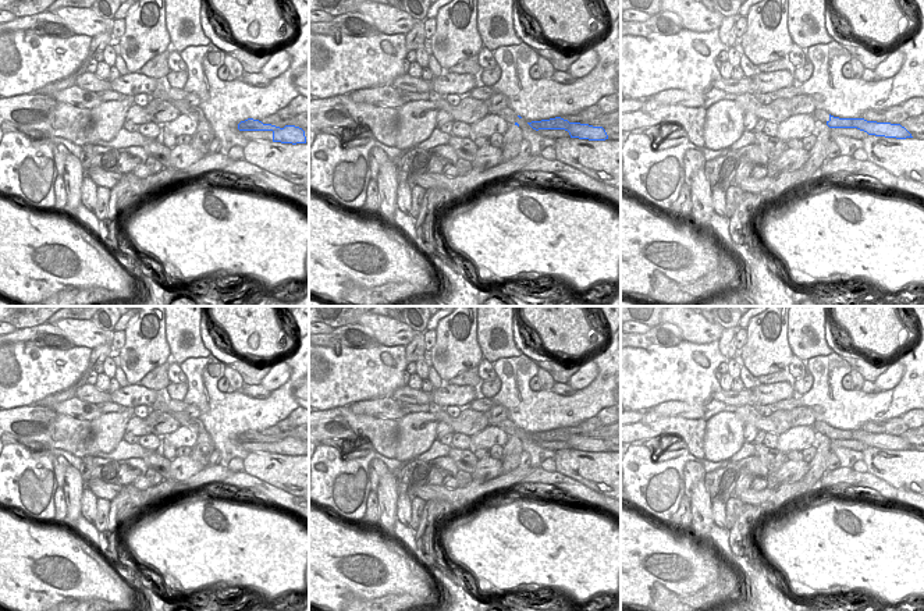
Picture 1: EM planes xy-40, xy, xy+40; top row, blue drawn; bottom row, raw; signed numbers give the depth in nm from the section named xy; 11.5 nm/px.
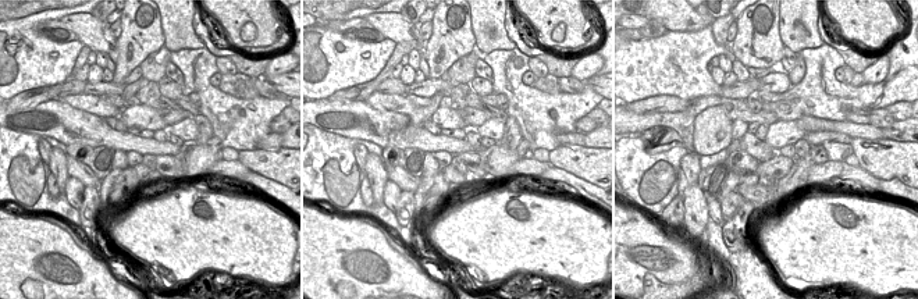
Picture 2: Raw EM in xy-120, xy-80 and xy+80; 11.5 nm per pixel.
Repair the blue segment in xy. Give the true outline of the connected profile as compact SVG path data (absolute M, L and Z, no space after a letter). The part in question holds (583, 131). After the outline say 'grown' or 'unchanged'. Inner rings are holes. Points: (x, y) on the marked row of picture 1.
M561 117L527 122L533 129L565 129L571 138L605 141L608 135L603 127L593 127L589 124L569 122Z; unchanged

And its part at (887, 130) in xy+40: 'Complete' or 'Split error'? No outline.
Complete

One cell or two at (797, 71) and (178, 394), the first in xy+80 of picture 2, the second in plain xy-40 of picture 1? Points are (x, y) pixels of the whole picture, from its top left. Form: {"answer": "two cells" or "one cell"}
{"answer": "one cell"}

